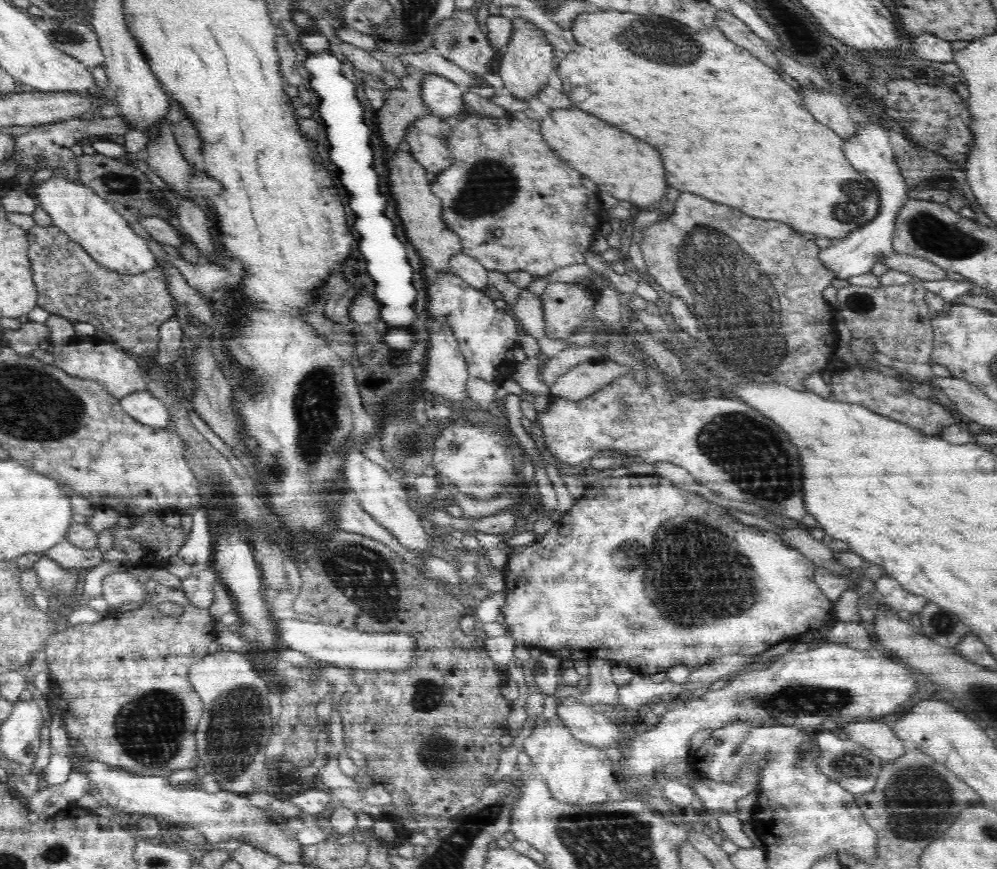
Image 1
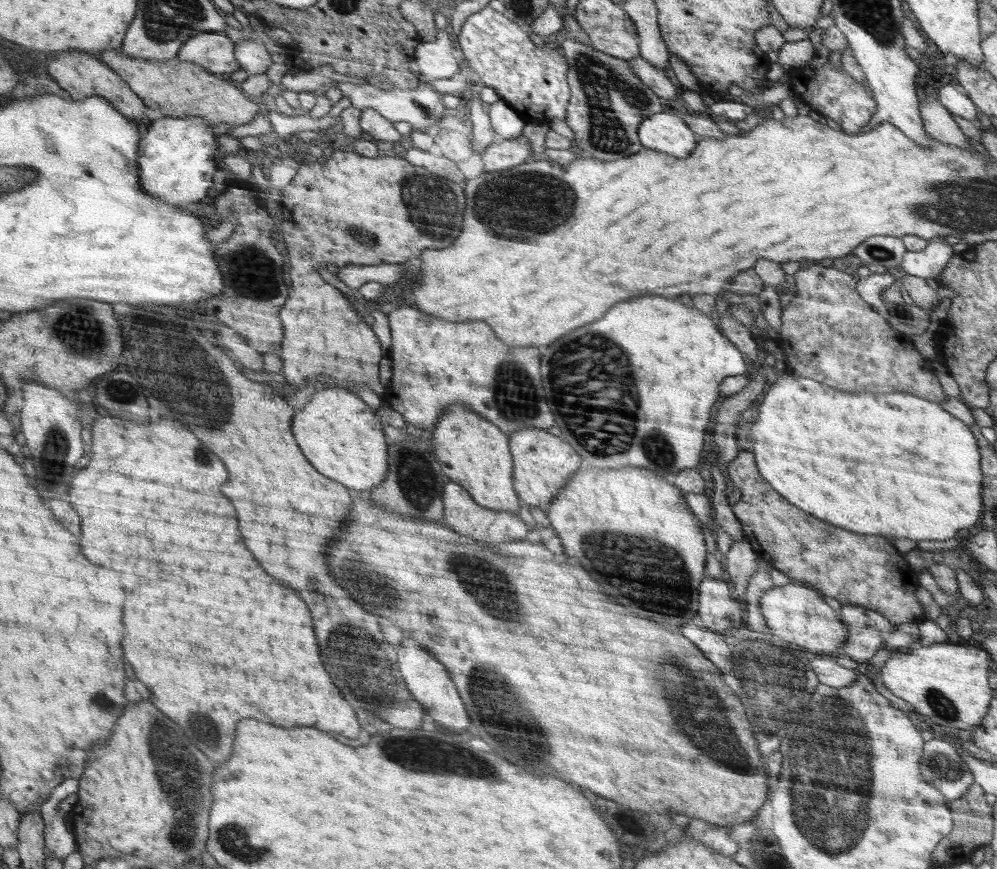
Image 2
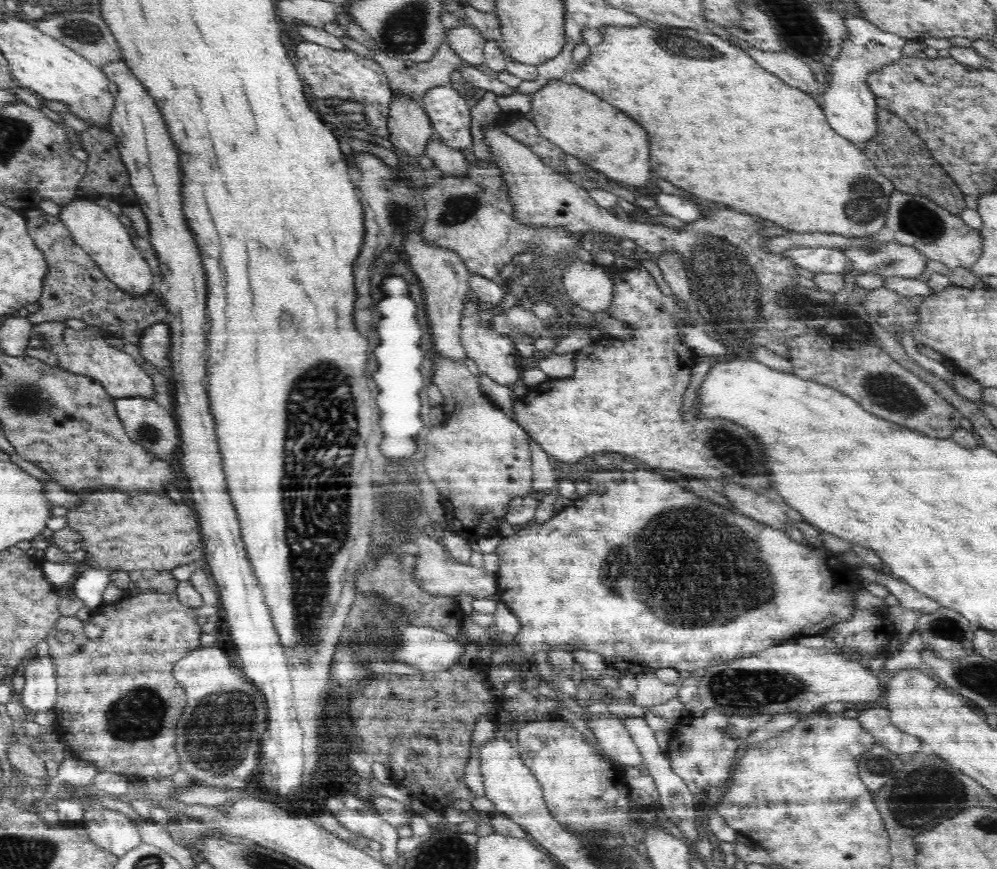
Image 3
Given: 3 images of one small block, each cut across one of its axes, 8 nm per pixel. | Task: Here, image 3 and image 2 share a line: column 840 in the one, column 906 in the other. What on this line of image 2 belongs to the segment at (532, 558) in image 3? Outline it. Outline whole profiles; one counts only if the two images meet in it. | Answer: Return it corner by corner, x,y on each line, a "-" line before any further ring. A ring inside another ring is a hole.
740,450
734,460
729,462
727,470
732,484
741,494
740,500
730,505
740,521
743,538
771,567
784,572
793,582
810,584
818,588
818,592
822,586
824,596
832,596
832,598
836,596
836,600
842,605
860,604
864,608
878,610
879,614
894,624
913,623
919,626
926,620
923,606
915,597
918,588
916,576
910,574
909,561
904,560
902,553
896,552
896,548
888,542
888,537
862,536
862,534
848,532
845,528
820,520
809,512
790,504
790,501
786,500
769,481
761,476
752,450

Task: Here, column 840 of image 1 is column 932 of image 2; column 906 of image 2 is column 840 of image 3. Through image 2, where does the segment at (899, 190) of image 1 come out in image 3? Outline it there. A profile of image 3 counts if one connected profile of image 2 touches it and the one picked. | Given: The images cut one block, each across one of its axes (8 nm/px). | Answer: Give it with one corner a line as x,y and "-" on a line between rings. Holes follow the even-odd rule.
788,248
782,254
792,259
797,266
806,268
815,274
838,273
850,271
850,261
844,257
842,251
836,249
818,248

